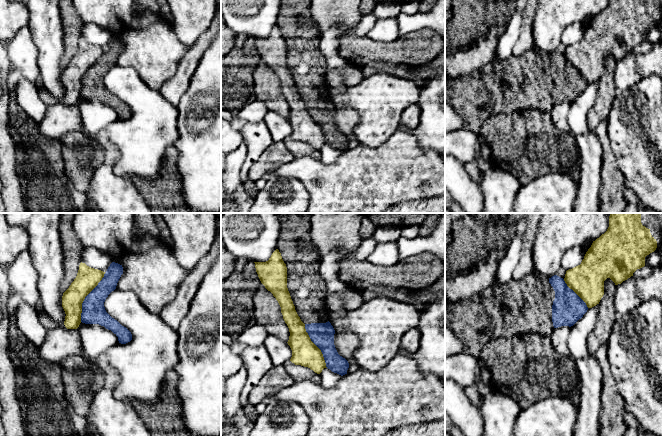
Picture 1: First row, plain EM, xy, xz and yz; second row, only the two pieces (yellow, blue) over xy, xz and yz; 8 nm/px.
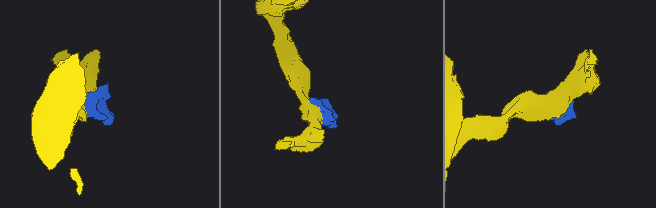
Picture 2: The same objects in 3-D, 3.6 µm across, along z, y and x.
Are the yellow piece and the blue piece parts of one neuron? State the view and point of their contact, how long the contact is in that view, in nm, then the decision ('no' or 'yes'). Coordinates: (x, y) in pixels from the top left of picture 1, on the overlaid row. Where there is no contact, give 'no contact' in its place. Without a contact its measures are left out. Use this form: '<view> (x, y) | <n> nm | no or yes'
xy (85, 296) | 440 nm | no

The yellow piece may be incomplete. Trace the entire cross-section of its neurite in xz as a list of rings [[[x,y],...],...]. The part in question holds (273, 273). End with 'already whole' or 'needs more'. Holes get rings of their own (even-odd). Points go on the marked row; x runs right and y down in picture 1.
[[[276,249],[268,261],[254,262],[261,283],[270,291],[281,307],[283,319],[290,332],[288,345],[292,350],[290,361],[308,367],[320,374],[326,367],[321,350],[311,341],[305,324],[298,316],[287,288],[287,267]]]; already whole

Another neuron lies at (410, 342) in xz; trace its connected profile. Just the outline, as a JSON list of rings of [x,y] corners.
[[[412,328],[407,331],[401,340],[401,348],[414,354],[420,345],[421,333],[418,328]]]

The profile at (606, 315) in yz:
[[[607,278],[604,281],[604,295],[599,302],[599,311],[594,328],[587,339],[587,349],[596,354],[599,347],[607,343],[611,328],[617,318],[614,306],[615,283]]]

